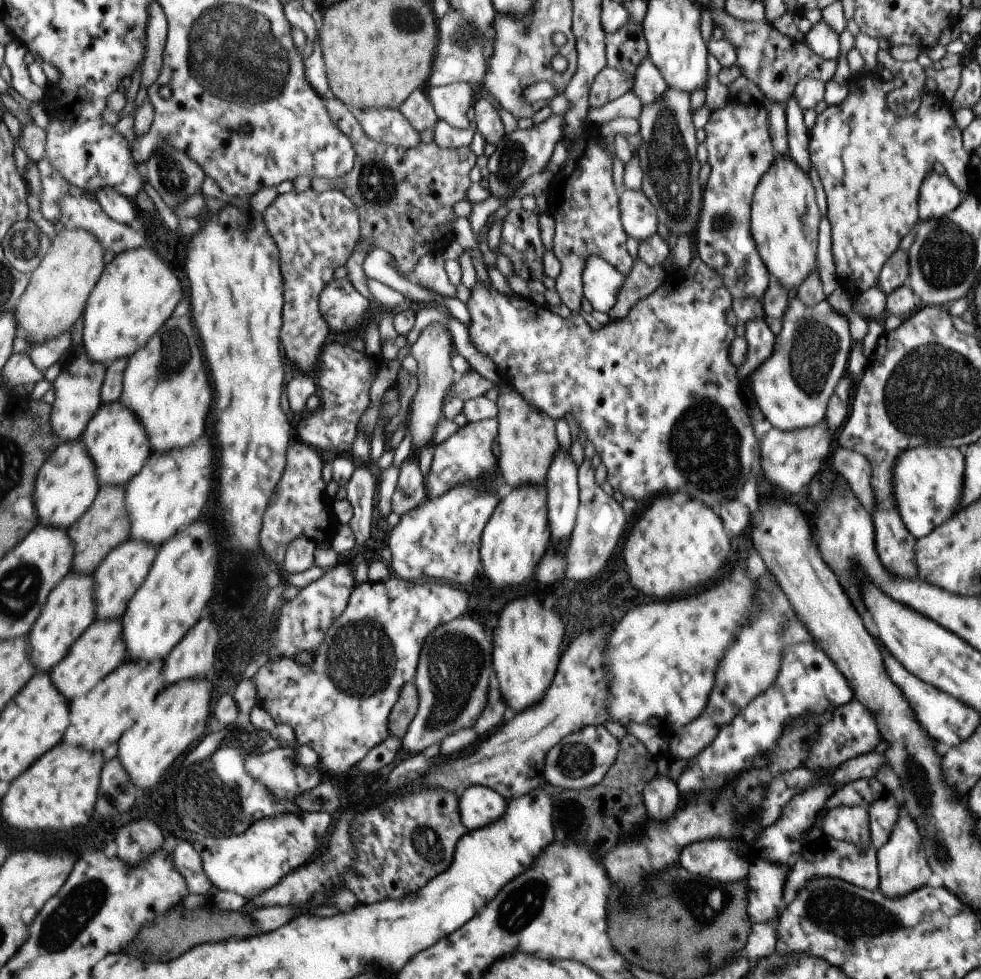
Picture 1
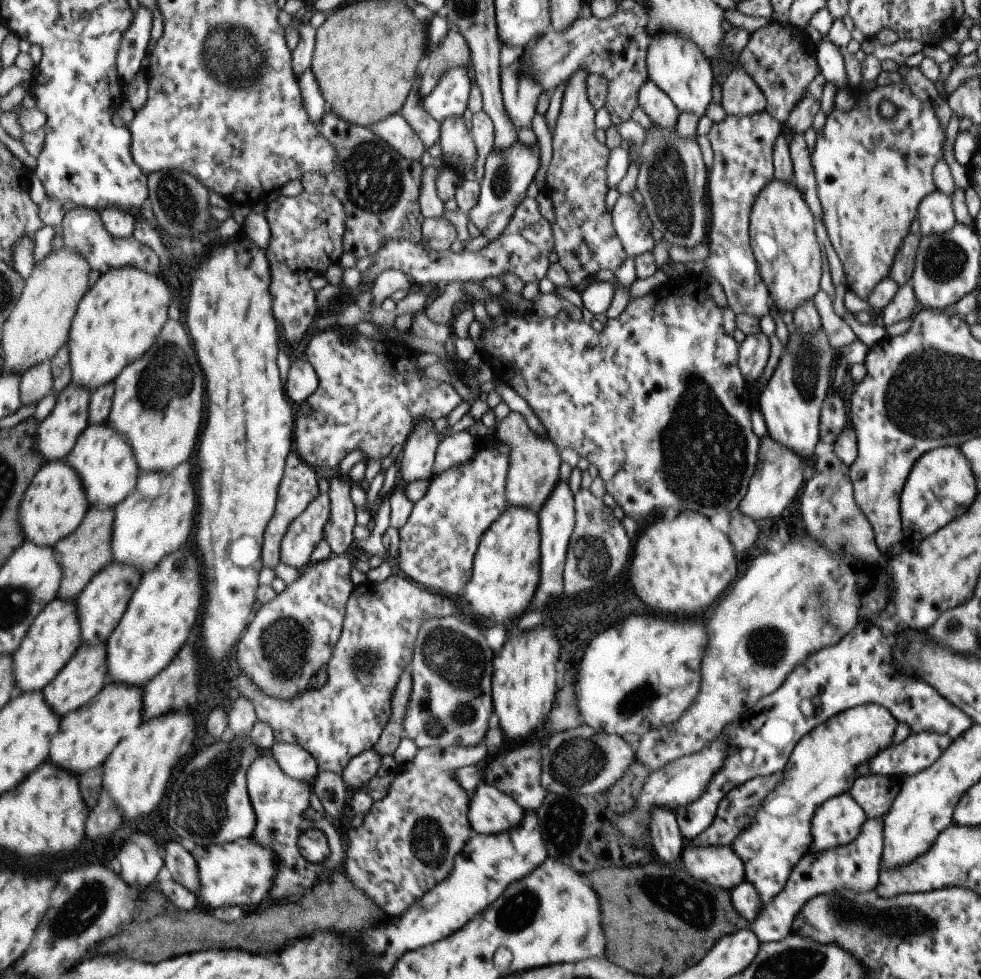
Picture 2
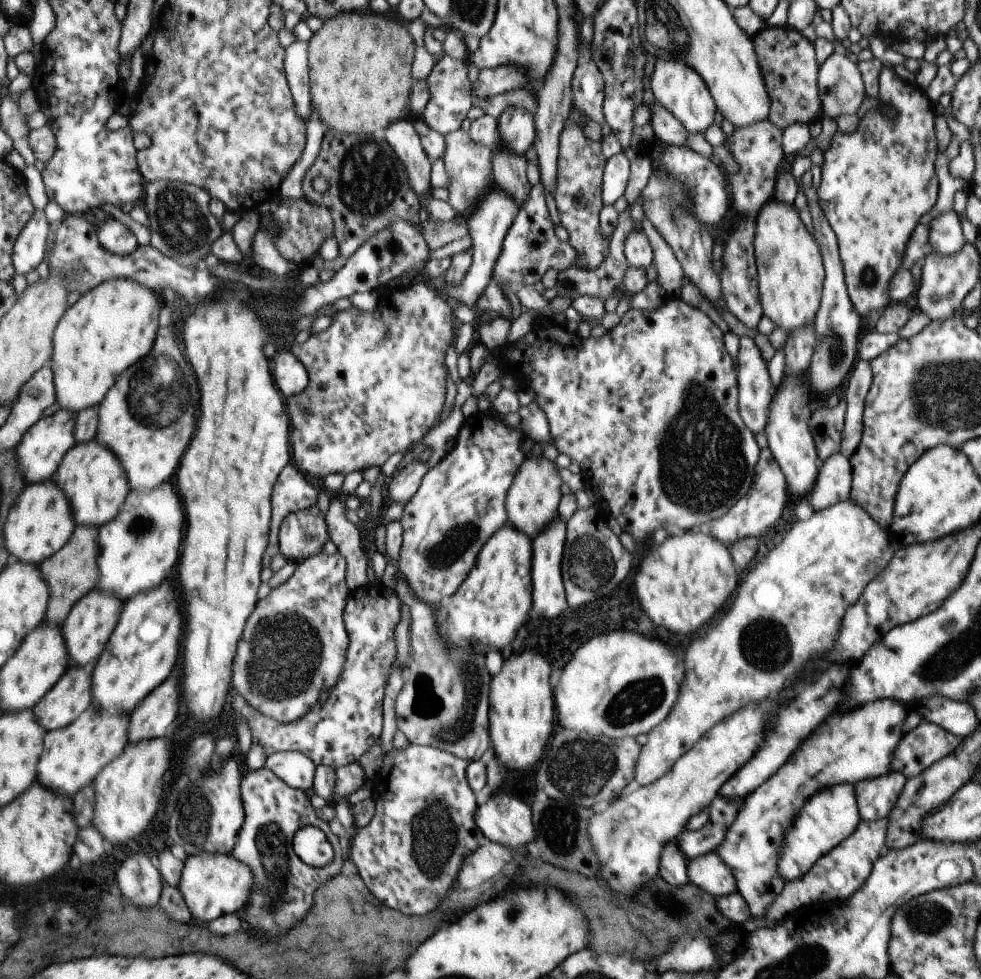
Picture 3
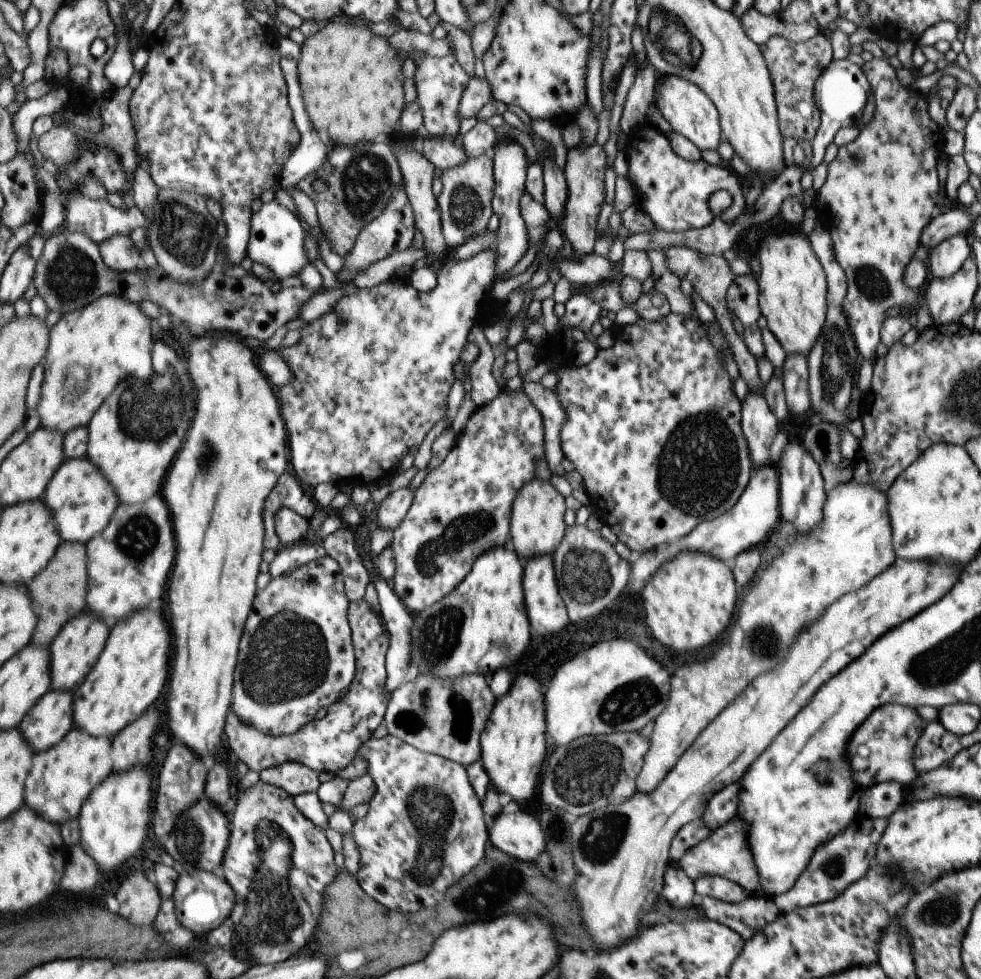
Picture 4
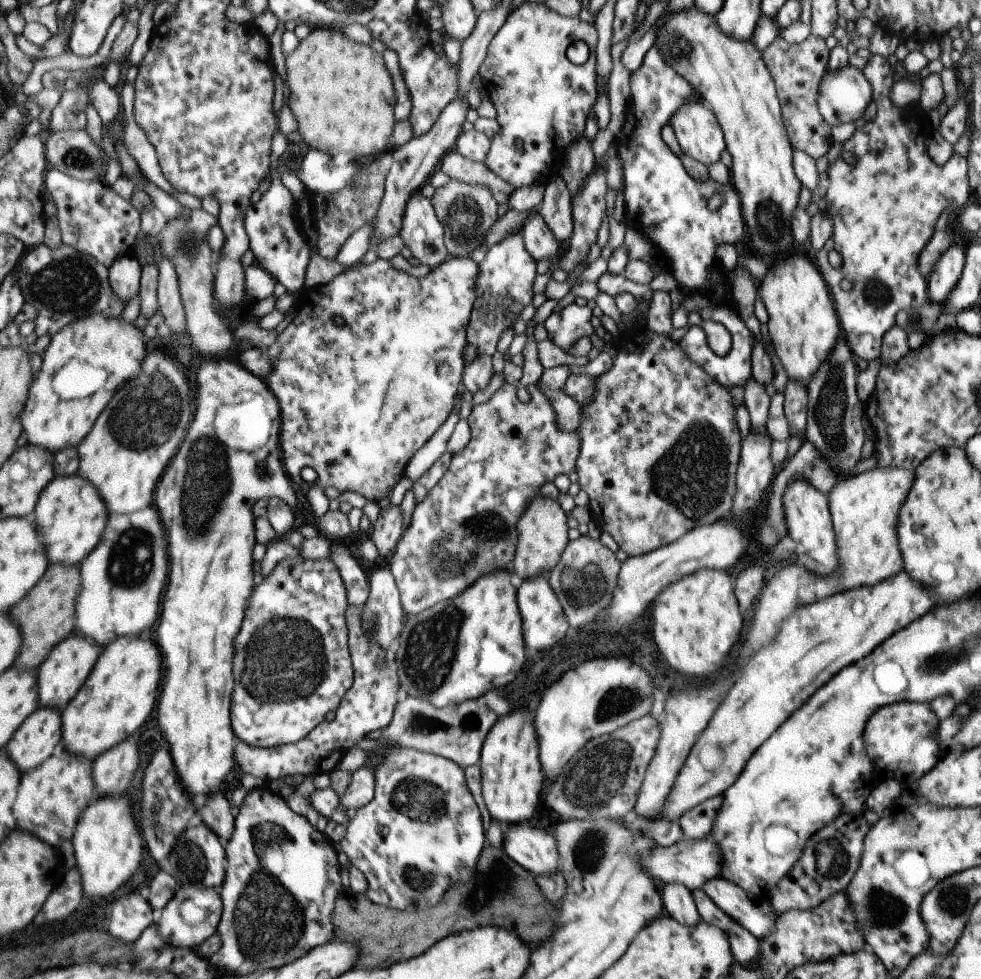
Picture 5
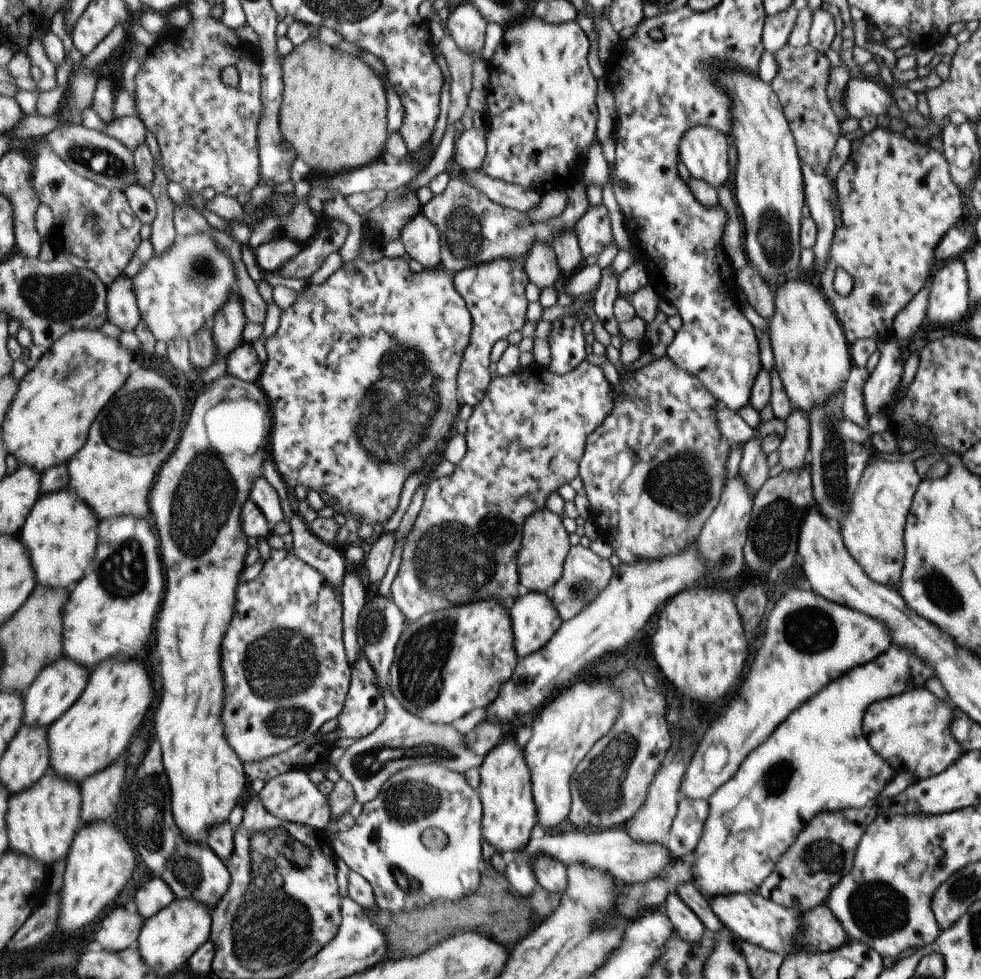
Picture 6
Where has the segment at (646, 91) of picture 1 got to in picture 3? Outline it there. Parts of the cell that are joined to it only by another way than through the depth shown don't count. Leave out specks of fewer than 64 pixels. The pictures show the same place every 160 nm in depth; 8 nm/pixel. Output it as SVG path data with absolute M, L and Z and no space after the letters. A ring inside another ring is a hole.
M655 100L647 107L651 114L654 138L667 145L681 146L686 142L686 130L680 122Z

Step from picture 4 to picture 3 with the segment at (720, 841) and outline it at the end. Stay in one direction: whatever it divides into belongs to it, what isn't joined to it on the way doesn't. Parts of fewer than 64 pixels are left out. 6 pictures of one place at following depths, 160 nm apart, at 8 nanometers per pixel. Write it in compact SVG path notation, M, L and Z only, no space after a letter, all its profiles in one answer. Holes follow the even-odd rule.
M877 700L877 702L865 702L863 706L847 712L835 712L827 718L827 728L825 722L821 722L809 738L805 738L793 756L767 780L763 786L759 786L755 792L747 796L747 806L745 800L741 804L741 810L735 818L735 822L726 830L725 836L719 843L715 852L725 865L731 869L736 880L736 891L743 897L749 909L749 916L741 926L749 934L758 929L762 924L762 917L766 908L775 900L779 891L783 888L785 882L778 875L776 869L776 860L780 853L780 848L784 843L784 832L788 829L794 816L803 806L803 803L816 792L827 786L832 787L841 783L854 785L856 782L865 781L881 775L886 775L890 770L890 760L892 752L901 737L901 725L907 712L891 700Z

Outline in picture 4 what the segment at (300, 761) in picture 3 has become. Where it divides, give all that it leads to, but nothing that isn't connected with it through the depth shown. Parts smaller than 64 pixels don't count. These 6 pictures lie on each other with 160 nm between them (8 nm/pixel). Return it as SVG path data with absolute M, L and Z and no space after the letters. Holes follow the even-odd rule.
M284 762L259 774L261 781L284 788L294 797L306 792L318 792L321 786L320 774L300 762Z

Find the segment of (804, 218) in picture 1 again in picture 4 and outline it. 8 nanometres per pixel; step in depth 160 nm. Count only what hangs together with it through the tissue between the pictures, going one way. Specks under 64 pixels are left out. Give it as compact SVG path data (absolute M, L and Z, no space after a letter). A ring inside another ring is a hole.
M798 229L767 234L756 243L754 255L760 262L758 307L766 320L765 328L775 335L787 355L805 355L822 329L826 313L826 276L811 250L806 235Z

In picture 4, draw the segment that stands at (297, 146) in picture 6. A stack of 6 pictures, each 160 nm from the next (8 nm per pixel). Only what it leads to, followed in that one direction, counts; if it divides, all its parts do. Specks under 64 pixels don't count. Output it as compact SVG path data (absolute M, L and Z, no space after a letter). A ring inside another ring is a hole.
M335 19L305 39L298 66L304 99L315 128L328 132L330 146L375 142L379 134L397 135L407 103L404 60L387 37L371 32L369 24L359 20Z

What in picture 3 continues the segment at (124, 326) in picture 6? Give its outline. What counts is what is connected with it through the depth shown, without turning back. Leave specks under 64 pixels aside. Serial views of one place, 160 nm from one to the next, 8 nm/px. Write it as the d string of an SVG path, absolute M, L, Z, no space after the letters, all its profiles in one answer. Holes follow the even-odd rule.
M109 217L106 221L97 222L98 237L102 245L112 253L131 254L138 246L137 236L119 220Z

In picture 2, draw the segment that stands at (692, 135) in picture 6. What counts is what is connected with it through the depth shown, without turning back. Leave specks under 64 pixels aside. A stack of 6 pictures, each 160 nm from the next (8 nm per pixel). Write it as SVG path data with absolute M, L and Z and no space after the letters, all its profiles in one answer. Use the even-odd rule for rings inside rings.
M665 32L653 33L649 37L650 43L646 50L646 74L661 92L664 92L679 113L695 114L699 119L705 116L705 110L712 101L712 90L715 71L713 66L703 58L699 48L687 38L679 38L679 34Z

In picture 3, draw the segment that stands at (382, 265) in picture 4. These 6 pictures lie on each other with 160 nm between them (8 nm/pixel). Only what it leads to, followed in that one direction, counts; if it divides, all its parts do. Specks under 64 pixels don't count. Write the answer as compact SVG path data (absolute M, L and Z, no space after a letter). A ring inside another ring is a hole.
M459 216L448 221L429 220L420 229L431 250L443 248L453 240L470 236L470 228L466 218Z

